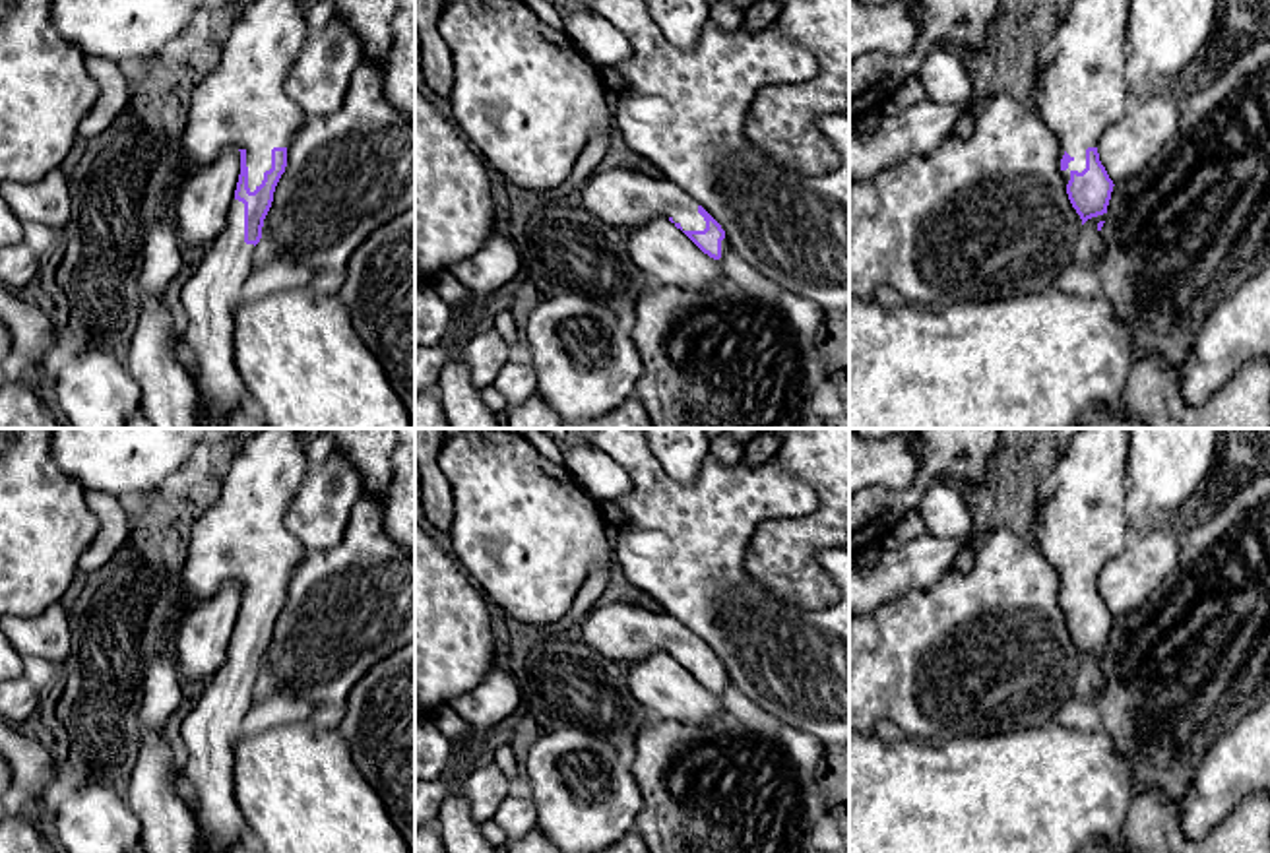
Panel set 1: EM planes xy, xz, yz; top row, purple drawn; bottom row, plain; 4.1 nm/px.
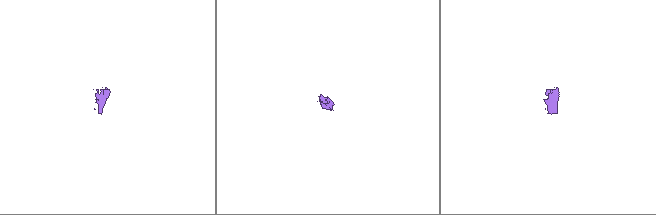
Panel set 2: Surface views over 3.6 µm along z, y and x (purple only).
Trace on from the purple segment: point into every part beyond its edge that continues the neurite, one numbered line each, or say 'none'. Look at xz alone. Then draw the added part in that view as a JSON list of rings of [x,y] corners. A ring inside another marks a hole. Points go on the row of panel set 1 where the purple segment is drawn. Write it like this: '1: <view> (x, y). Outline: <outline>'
1: xz (625, 198). Outline: [[[597,169],[580,188],[580,205],[611,227],[632,229],[651,219],[673,219],[683,231],[704,231],[706,221],[698,213],[698,204],[677,184],[653,174],[630,169]]]

